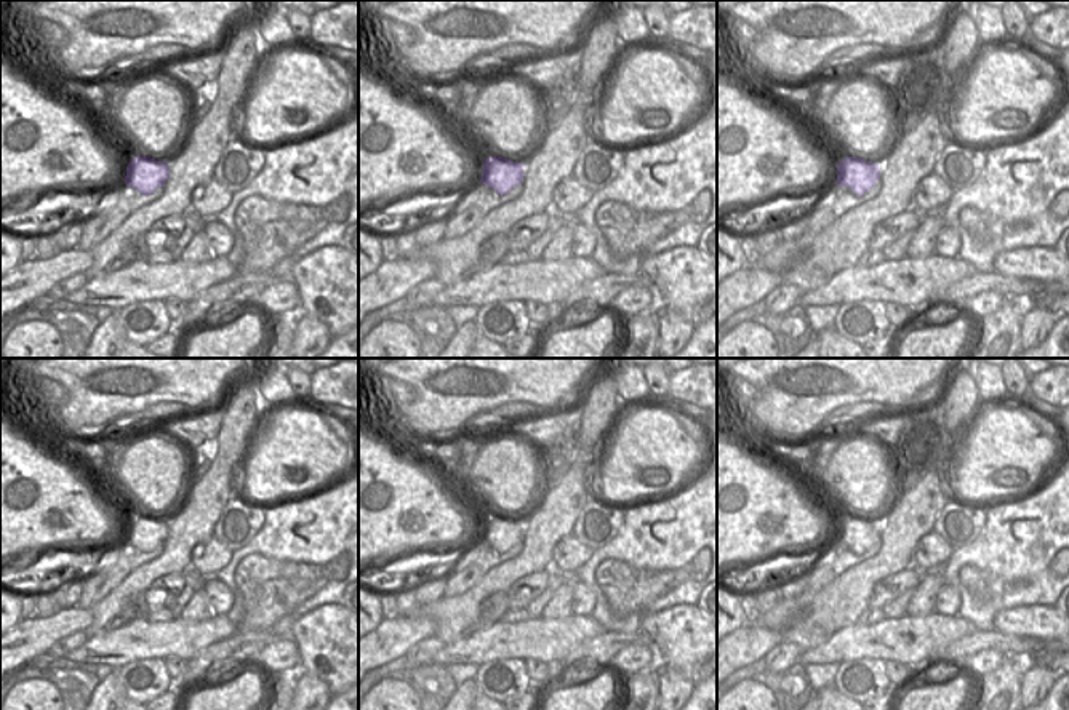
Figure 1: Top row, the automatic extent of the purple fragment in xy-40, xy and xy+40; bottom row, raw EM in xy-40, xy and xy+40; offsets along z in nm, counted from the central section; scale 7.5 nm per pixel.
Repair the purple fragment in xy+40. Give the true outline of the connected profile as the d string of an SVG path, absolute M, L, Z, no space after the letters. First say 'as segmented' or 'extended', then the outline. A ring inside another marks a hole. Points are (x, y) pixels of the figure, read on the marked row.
as segmented; M845 157L837 165L837 185L853 189L858 195L864 195L880 178L879 163L864 158Z

